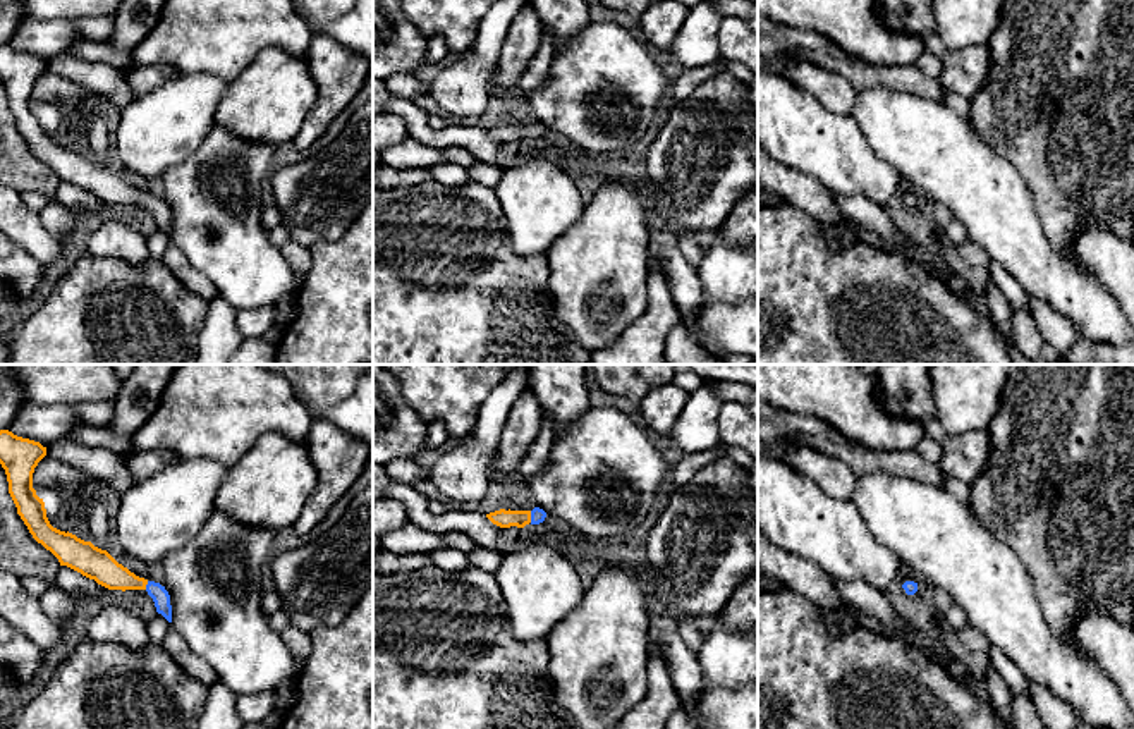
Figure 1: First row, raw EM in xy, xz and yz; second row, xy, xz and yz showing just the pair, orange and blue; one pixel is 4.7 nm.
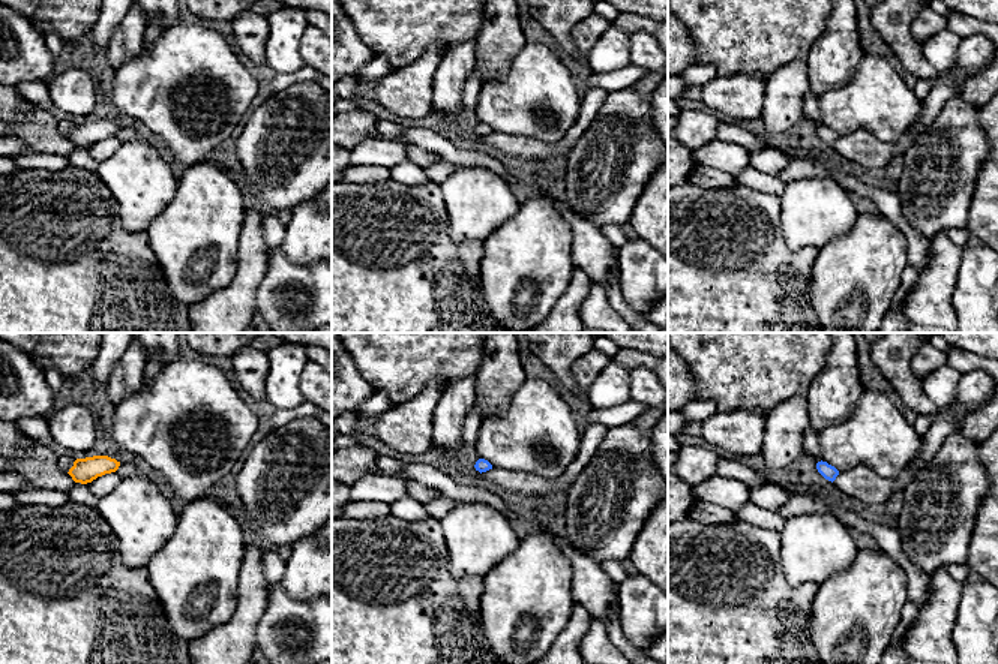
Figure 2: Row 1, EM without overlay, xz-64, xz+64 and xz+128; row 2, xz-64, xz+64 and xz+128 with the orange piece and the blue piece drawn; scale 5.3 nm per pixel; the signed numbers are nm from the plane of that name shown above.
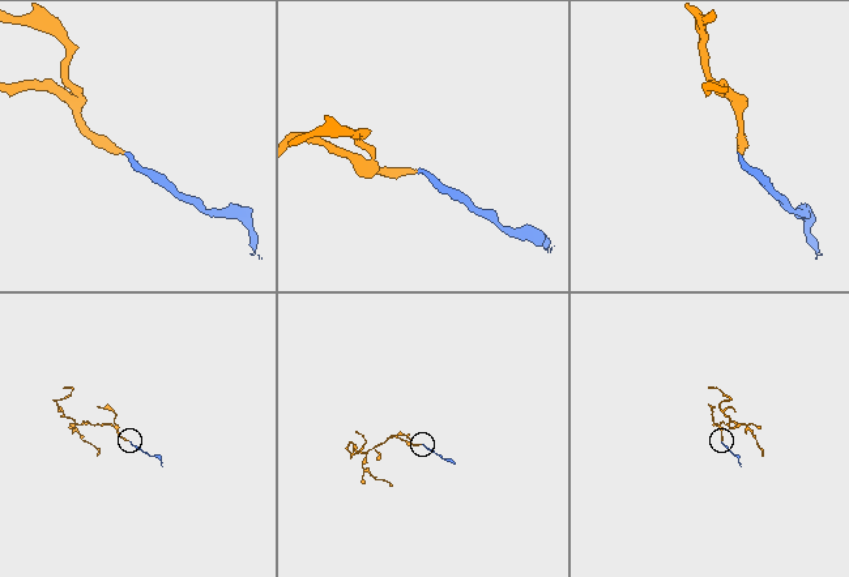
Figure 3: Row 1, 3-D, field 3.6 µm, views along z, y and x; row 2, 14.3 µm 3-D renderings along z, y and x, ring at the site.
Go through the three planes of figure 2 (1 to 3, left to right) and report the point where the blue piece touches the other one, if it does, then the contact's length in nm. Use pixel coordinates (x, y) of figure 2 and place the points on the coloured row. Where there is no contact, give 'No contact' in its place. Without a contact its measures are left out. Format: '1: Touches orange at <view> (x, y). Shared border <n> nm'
1: No contact
2: No contact
3: No contact

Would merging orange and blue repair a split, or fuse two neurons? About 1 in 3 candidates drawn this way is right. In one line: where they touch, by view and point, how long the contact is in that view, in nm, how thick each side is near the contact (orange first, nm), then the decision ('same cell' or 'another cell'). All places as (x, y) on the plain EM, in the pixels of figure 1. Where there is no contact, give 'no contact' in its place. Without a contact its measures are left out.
meets orange in xz at (530, 131); contact 60 nm long; 90 nm thick on the orange side, 70 nm on the other; same cell

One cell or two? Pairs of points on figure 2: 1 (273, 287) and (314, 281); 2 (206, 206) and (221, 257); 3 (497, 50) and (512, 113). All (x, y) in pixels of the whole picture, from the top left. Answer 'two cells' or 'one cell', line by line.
1: one cell
2: one cell
3: two cells

